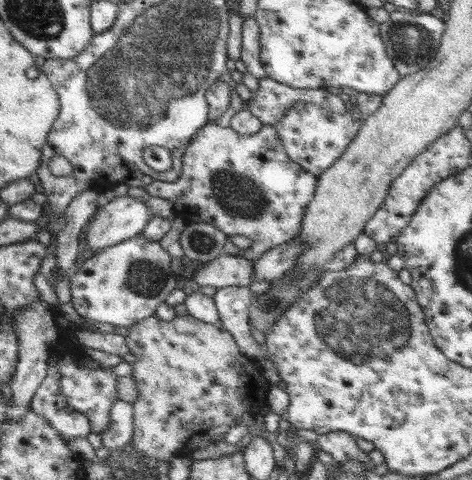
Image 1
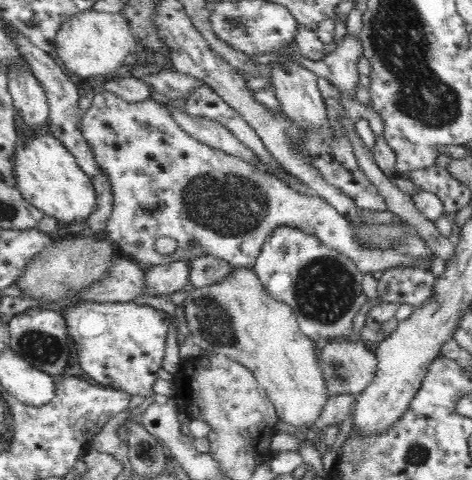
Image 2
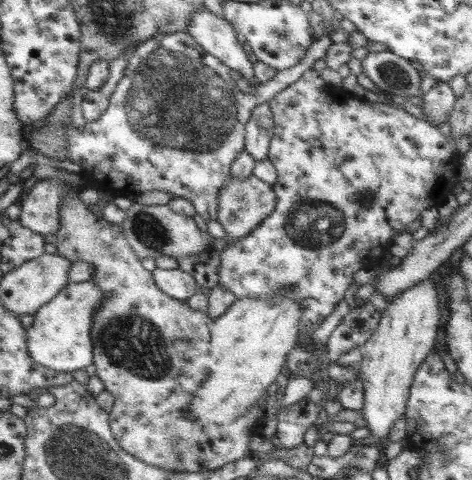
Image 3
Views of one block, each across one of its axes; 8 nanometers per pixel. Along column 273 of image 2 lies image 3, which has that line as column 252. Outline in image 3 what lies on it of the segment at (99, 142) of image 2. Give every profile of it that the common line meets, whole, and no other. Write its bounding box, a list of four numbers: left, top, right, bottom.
[217,176,279,248]

